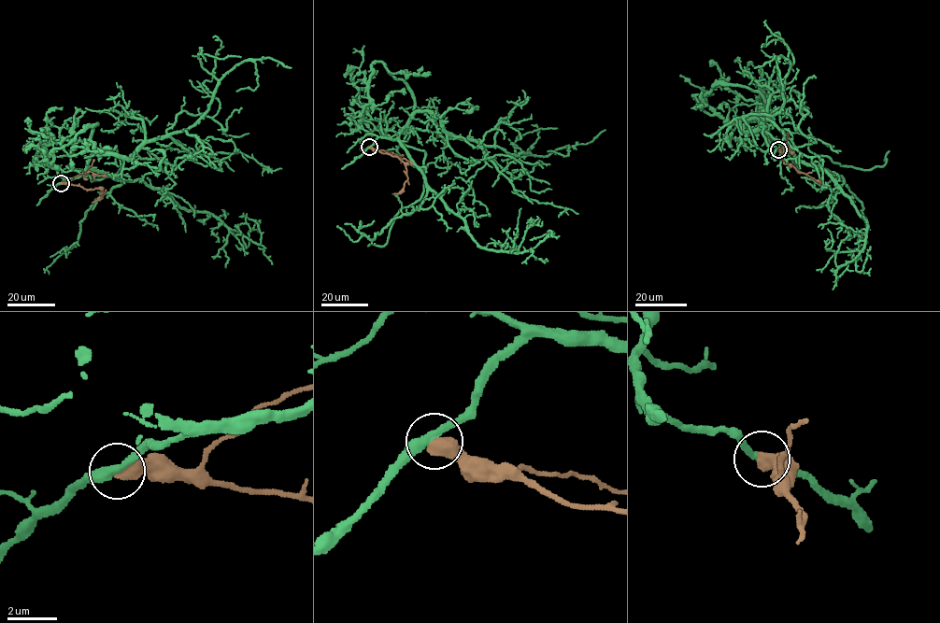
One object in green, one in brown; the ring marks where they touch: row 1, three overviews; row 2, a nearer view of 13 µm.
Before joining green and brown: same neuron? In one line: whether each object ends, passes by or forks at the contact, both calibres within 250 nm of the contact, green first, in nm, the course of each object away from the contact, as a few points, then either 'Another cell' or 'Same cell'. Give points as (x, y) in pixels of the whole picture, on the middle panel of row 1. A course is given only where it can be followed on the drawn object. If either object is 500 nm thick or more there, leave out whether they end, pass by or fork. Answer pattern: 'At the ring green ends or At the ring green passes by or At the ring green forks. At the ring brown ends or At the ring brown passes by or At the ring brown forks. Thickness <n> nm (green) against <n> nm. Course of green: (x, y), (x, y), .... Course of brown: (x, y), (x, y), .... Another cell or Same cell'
Thickness 360 nm (green) against 600 nm. Course of green: (370, 147), (395, 139), (416, 112), (429, 112), (456, 137), (518, 155), (569, 145), (568, 155), (548, 151). Course of brown: (370, 147), (397, 156), (404, 163), (407, 179), (398, 193), (392, 193). Another cell

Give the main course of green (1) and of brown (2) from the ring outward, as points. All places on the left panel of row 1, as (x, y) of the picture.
1: (61, 183), (94, 152), (128, 159), (188, 129), (219, 80), (254, 62), (258, 86), (236, 91)
2: (61, 183), (86, 189), (98, 189), (105, 192), (92, 203)

